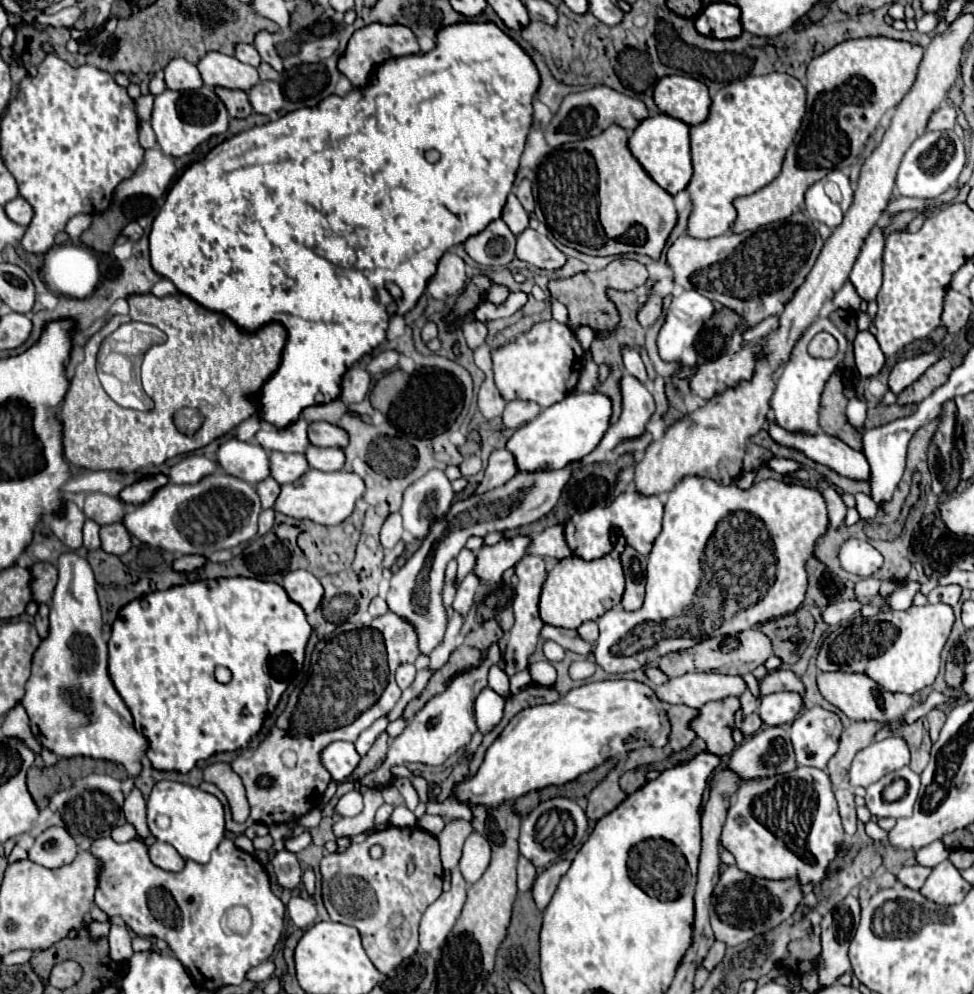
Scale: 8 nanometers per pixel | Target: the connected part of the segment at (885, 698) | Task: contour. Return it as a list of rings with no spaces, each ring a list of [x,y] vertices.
[[[819,672],[817,674],[819,692],[827,702],[837,706],[849,720],[861,722],[861,720],[877,720],[887,730],[891,730],[895,736],[903,738],[911,750],[911,754],[917,752],[921,738],[923,738],[923,720],[919,718],[913,724],[905,722],[905,712],[915,706],[915,700],[907,694],[891,694],[879,688],[873,680],[869,680],[865,674],[845,674],[845,672]]]

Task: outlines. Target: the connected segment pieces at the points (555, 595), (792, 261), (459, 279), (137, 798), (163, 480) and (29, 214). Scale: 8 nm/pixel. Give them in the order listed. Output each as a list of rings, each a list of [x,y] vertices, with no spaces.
[[[613,527],[611,531],[617,534],[618,540],[609,554],[593,562],[569,556],[557,562],[557,566],[547,574],[539,600],[539,614],[545,624],[557,628],[579,628],[583,622],[597,620],[599,616],[603,616],[607,610],[621,602],[625,590],[621,552],[625,549],[626,540],[618,528]]]
[[[797,212],[753,232],[731,230],[709,240],[691,238],[687,234],[679,236],[667,250],[667,262],[675,272],[675,282],[685,290],[695,290],[735,310],[743,316],[743,326],[753,326],[783,312],[785,302],[789,302],[793,292],[803,284],[821,248],[823,240],[819,232],[813,232],[813,222]]]
[[[445,252],[439,260],[437,274],[427,284],[427,292],[437,300],[447,300],[447,296],[459,294],[465,288],[465,282],[465,262],[457,254]]]
[[[133,788],[133,792],[125,798],[123,814],[125,814],[127,822],[133,824],[133,828],[137,830],[137,838],[145,840],[147,836],[151,836],[147,822],[145,822],[145,800],[137,788]]]
[[[165,474],[143,478],[143,480],[135,482],[133,486],[125,488],[121,492],[121,500],[125,504],[133,504],[133,506],[145,504],[145,500],[149,500],[149,496],[153,496],[153,492],[157,492],[157,488],[163,488],[167,482],[169,482],[169,478]]]
[[[17,196],[17,198],[11,200],[11,202],[7,202],[7,204],[5,204],[5,212],[7,212],[7,216],[9,216],[13,222],[17,222],[17,224],[21,224],[21,226],[29,226],[29,220],[33,218],[33,208],[31,208],[31,204],[29,204],[25,198],[21,198],[21,196]]]

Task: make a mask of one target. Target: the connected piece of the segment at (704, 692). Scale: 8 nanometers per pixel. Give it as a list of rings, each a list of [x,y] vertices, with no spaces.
[[[683,674],[671,678],[669,682],[655,686],[657,698],[667,704],[685,704],[691,708],[701,708],[711,700],[721,700],[727,696],[741,696],[745,682],[741,676],[723,674]]]

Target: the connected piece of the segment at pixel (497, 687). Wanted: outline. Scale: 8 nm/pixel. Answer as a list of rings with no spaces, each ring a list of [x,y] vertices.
[[[493,666],[489,670],[489,688],[495,690],[503,698],[509,696],[509,676],[503,672],[503,668]]]

